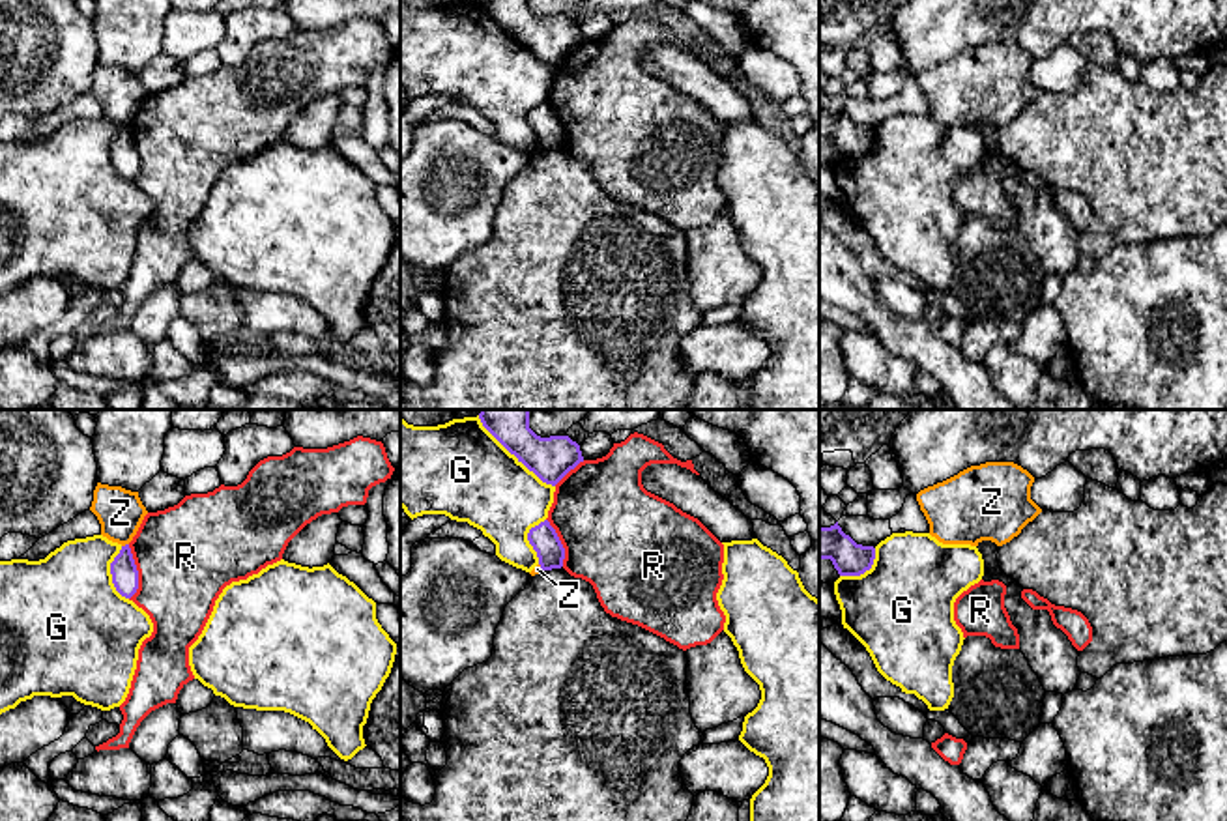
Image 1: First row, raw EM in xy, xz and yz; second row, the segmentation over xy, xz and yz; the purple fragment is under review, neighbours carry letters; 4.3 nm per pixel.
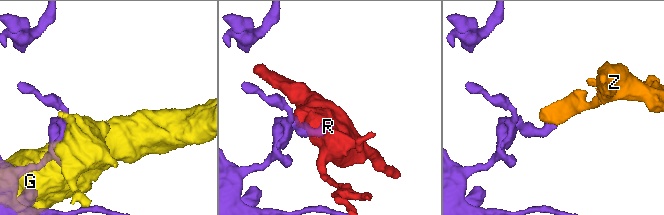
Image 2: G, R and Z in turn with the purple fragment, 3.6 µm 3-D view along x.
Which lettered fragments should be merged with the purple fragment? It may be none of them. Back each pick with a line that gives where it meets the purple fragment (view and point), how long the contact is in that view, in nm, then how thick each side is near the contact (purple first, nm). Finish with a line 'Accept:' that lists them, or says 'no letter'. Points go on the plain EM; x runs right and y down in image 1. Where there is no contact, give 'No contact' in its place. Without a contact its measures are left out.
Accept: no letter

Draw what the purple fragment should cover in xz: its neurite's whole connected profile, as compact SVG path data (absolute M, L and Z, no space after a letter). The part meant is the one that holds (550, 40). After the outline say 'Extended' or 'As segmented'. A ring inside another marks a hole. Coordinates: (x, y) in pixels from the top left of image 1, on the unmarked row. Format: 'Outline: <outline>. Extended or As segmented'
Outline: M481 0L481 4L518 43L546 65L556 67L570 50L584 43L576 22L569 17L541 19L529 9L529 0Z. As segmented

